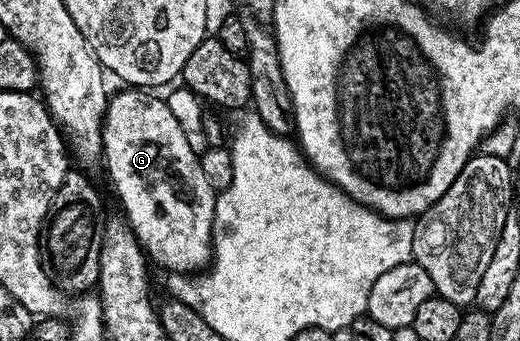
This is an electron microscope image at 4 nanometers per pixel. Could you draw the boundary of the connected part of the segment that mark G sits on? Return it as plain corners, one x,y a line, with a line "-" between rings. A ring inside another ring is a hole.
123,88
116,98
114,95
108,101
107,111
103,114
102,161
107,162
107,174
119,193
122,213
146,257
154,265
156,262
164,266
167,272
190,275
202,271
213,257
211,225
217,191
202,171
200,155
189,148
189,140
185,140
185,132
181,132
181,124
177,124
173,112
169,112
166,101
151,94
154,93
139,88

